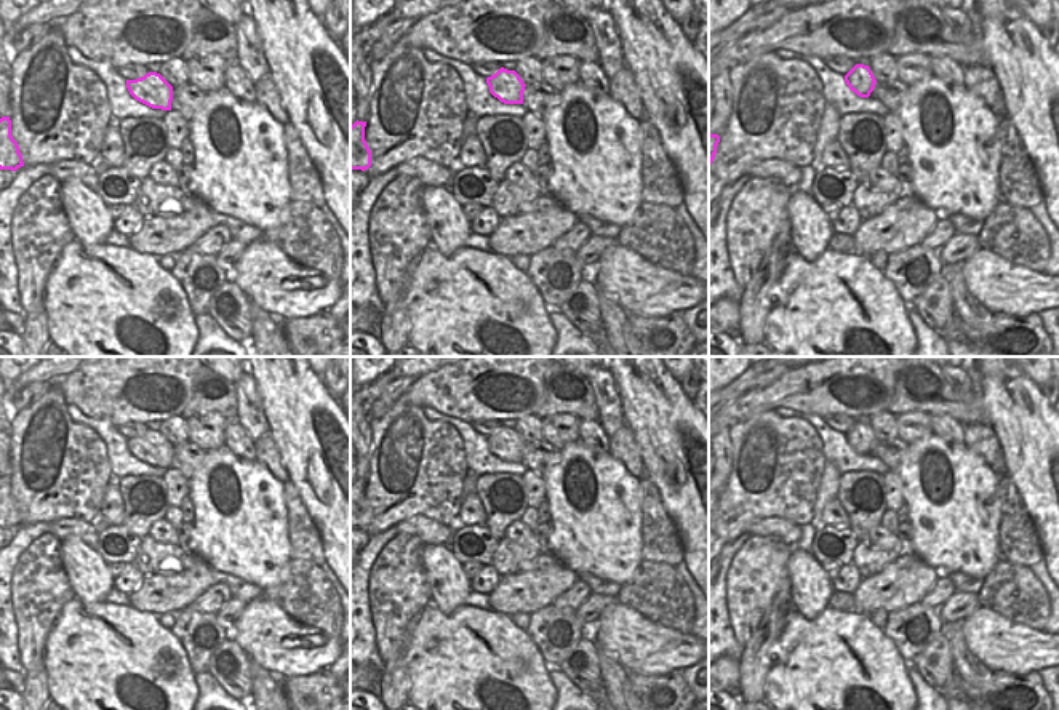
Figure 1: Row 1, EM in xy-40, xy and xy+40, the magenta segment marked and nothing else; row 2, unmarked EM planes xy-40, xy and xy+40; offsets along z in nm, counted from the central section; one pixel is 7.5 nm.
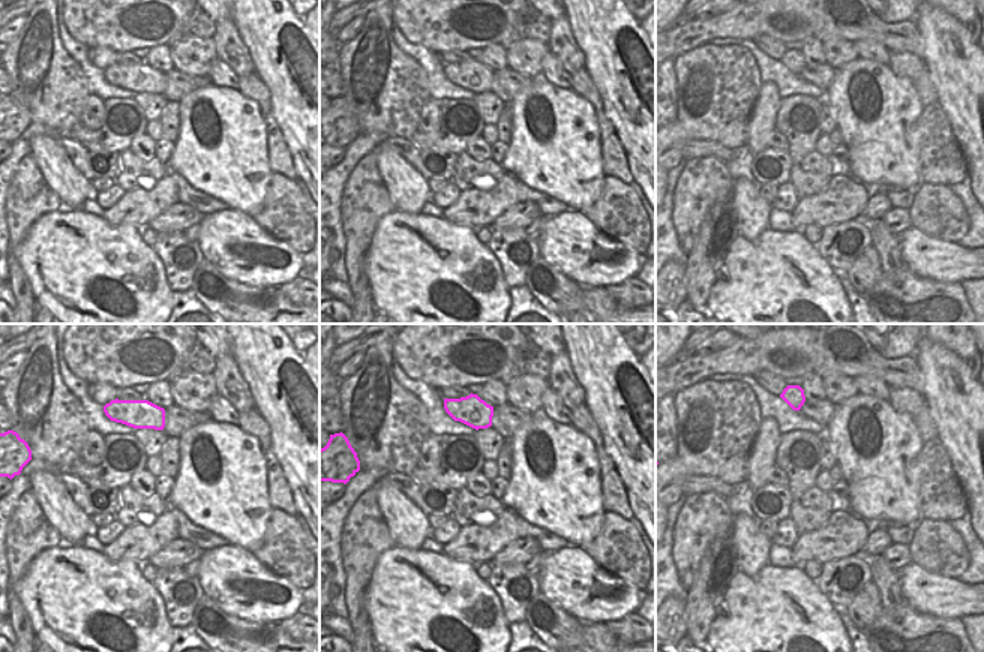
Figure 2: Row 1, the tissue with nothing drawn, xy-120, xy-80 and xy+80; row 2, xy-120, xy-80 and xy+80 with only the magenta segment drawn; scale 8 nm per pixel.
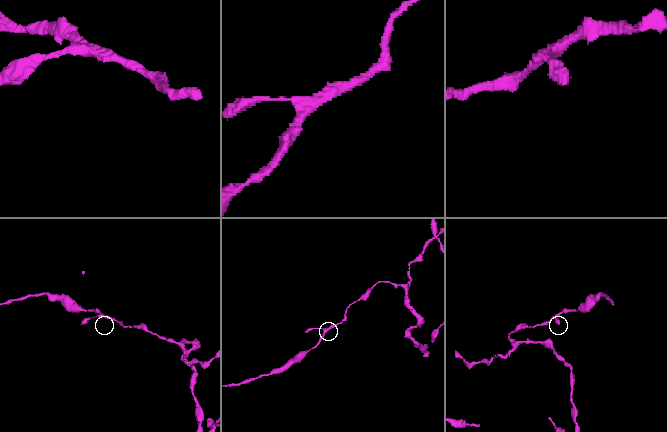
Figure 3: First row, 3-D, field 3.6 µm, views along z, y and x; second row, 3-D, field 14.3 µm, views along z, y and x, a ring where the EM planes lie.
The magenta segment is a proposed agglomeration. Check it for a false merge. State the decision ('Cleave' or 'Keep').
Keep

